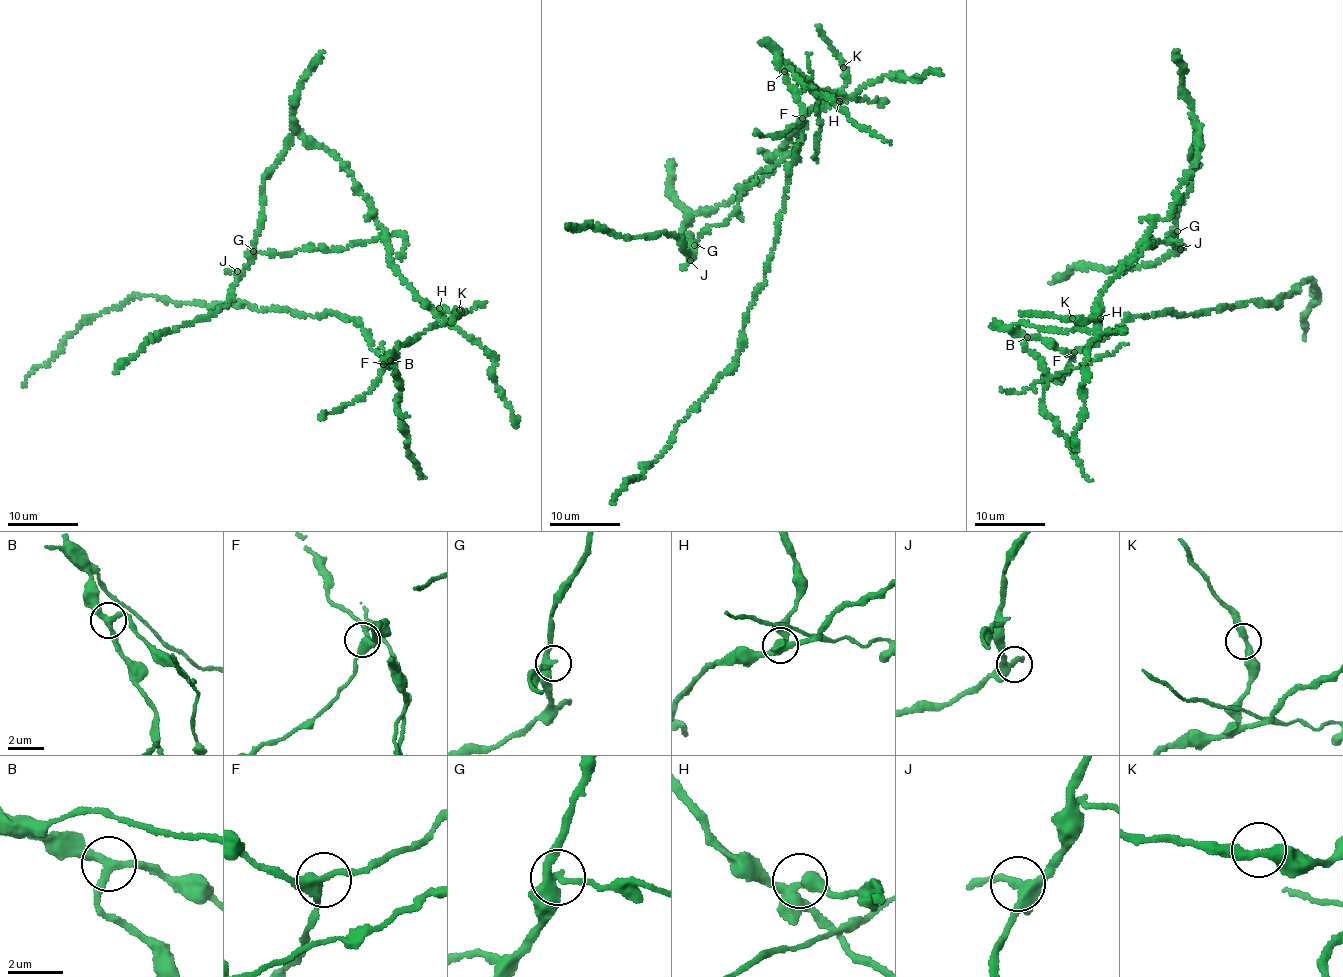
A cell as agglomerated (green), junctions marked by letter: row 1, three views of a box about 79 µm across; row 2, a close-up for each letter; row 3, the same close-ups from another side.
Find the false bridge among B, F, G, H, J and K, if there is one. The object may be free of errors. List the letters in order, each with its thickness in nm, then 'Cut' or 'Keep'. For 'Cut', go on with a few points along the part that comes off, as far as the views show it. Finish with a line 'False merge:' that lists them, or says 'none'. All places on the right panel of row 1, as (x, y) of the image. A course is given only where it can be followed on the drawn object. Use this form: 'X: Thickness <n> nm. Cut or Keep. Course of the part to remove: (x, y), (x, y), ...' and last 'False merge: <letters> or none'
B: Thickness 280 nm. Keep
F: Thickness 320 nm. Keep
G: Thickness 300 nm. Cut. Course of the part to remove: (1177, 231), (1167, 239), (1173, 243), (1149, 247), (1150, 243), (1152, 248), (1142, 249), (1128, 267)
H: Thickness 360 nm. Keep
J: Thickness 320 nm. Keep
K: Thickness 320 nm. Keep
False merge: G

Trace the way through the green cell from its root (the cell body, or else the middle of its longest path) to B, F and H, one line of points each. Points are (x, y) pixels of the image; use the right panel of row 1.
B: (1072, 330), (1037, 329), (1021, 324), (1013, 326), (1027, 337)
F: (1072, 330), (1037, 329), (1021, 324), (1012, 328), (1029, 336), (1051, 341), (1065, 352), (1074, 352)
H: (1072, 330), (1094, 331), (1100, 318)

